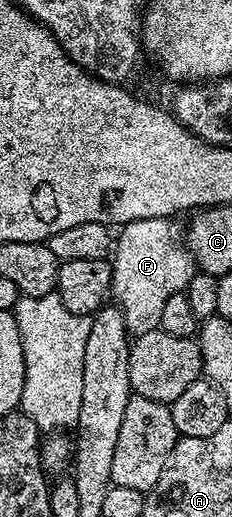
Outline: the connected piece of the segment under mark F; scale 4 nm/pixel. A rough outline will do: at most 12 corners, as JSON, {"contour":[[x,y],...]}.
{"contour":[[172,217],[120,227],[111,298],[130,335],[158,329],[195,263]]}

